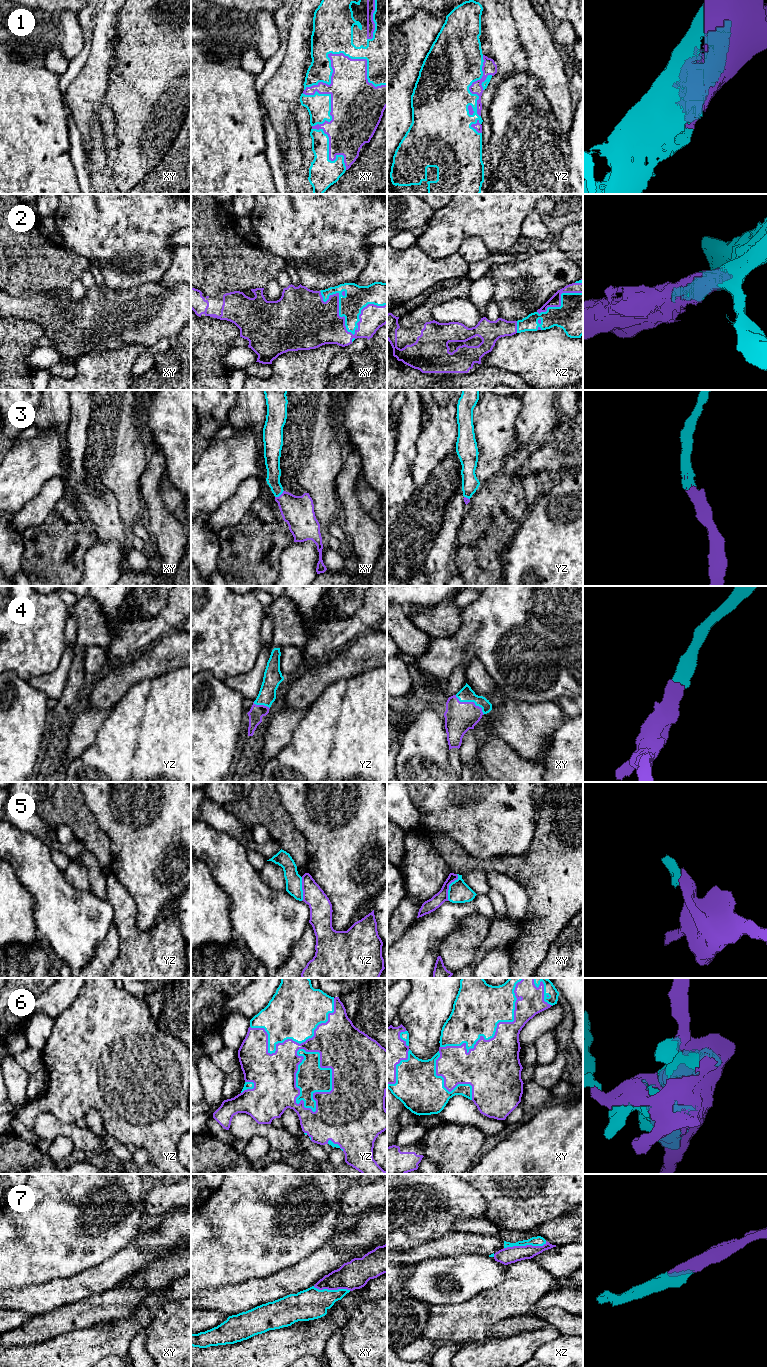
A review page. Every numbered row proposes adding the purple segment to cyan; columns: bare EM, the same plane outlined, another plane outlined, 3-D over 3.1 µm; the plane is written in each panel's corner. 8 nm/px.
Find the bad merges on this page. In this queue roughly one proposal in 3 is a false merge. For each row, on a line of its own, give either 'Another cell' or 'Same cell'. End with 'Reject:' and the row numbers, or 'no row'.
1: Same cell
2: Same cell
3: Same cell
4: Same cell
5: Another cell
6: Same cell
7: Same cell
Reject: 5

